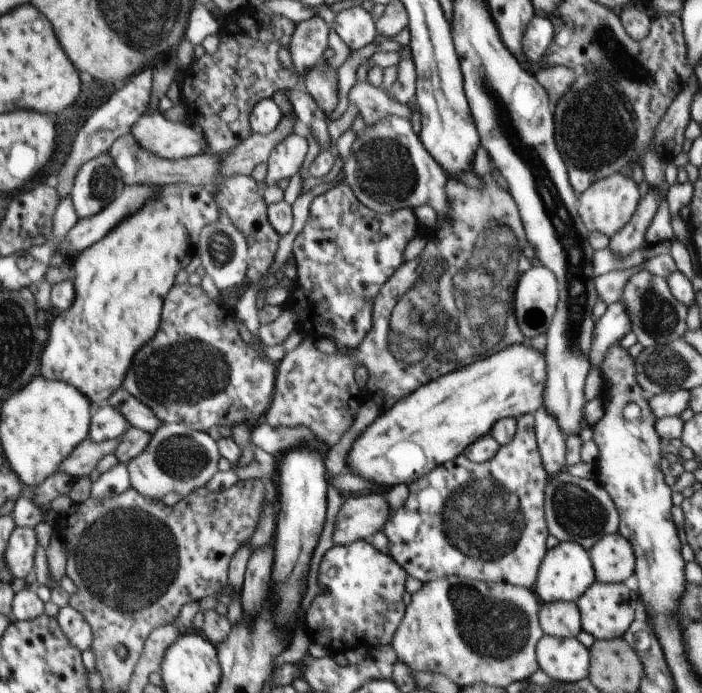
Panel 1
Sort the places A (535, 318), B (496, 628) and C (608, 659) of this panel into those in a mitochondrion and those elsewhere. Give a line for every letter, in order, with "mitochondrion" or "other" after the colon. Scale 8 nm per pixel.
A: mitochondrion
B: mitochondrion
C: other

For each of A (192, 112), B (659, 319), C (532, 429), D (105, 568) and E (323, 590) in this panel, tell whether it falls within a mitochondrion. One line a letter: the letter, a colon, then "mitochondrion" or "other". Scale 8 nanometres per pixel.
A: other
B: mitochondrion
C: other
D: mitochondrion
E: other

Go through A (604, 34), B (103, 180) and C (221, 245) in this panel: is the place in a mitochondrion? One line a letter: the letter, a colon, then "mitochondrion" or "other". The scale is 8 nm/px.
A: mitochondrion
B: mitochondrion
C: mitochondrion

